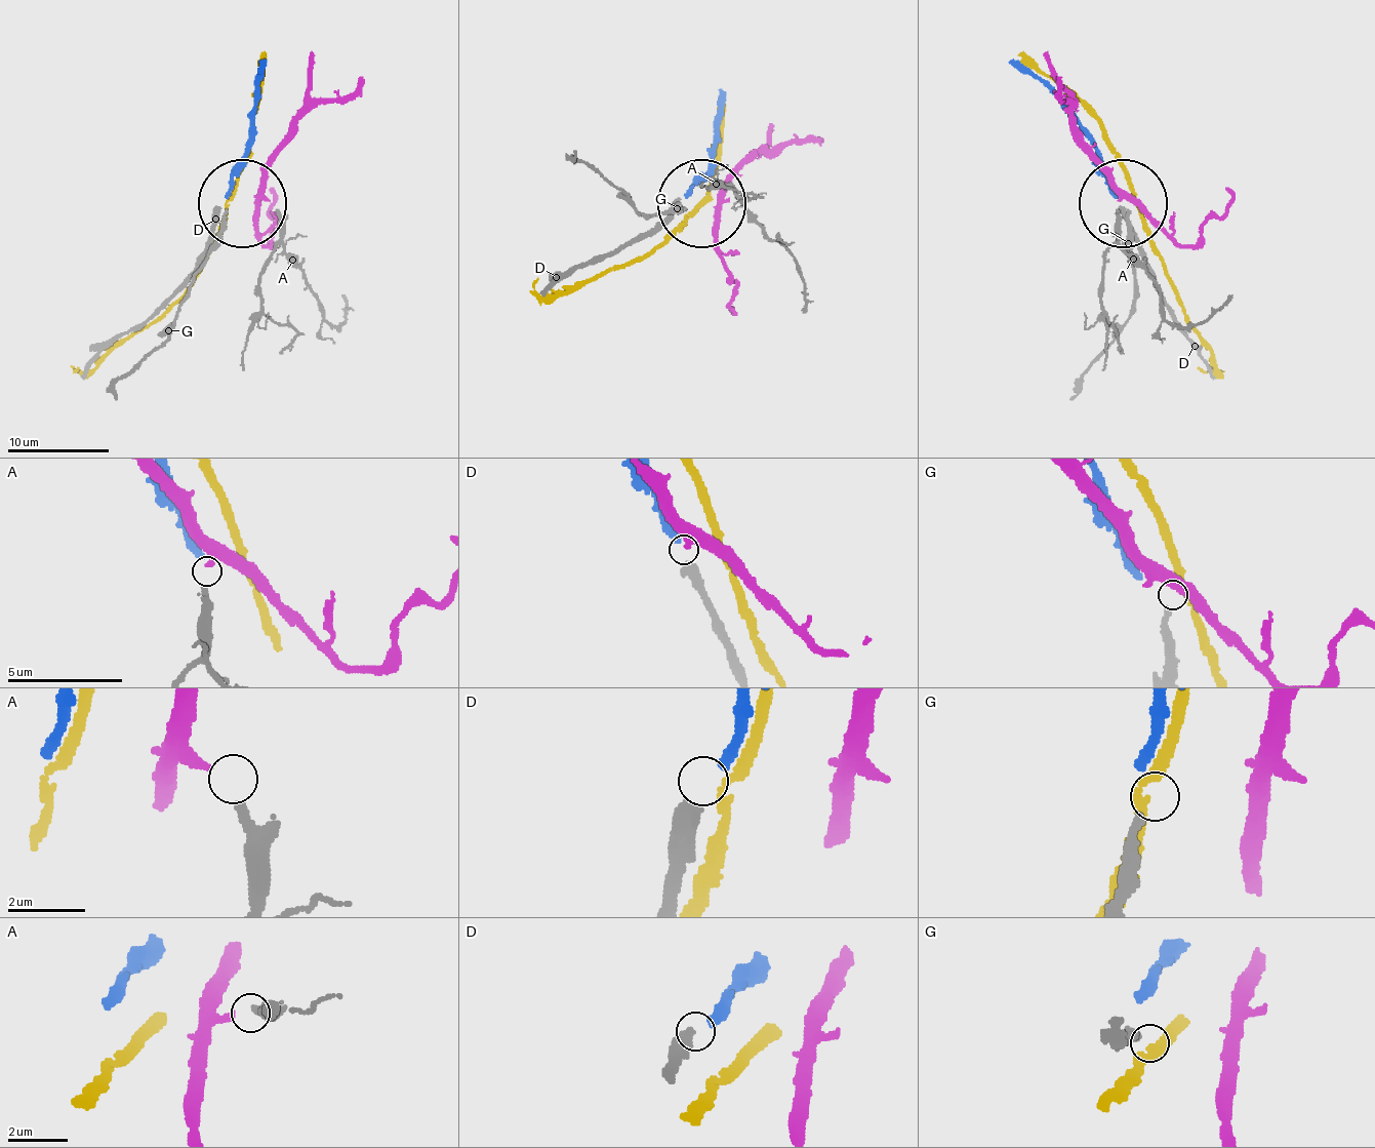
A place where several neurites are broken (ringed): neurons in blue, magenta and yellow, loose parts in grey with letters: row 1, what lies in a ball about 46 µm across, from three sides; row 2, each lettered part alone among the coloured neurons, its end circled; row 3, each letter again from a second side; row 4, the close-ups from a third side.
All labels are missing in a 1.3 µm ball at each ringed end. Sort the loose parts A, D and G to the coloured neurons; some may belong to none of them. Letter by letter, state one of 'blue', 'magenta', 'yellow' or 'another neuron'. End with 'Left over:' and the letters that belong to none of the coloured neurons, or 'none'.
A: magenta
D: blue
G: another neuron
Left over: G

